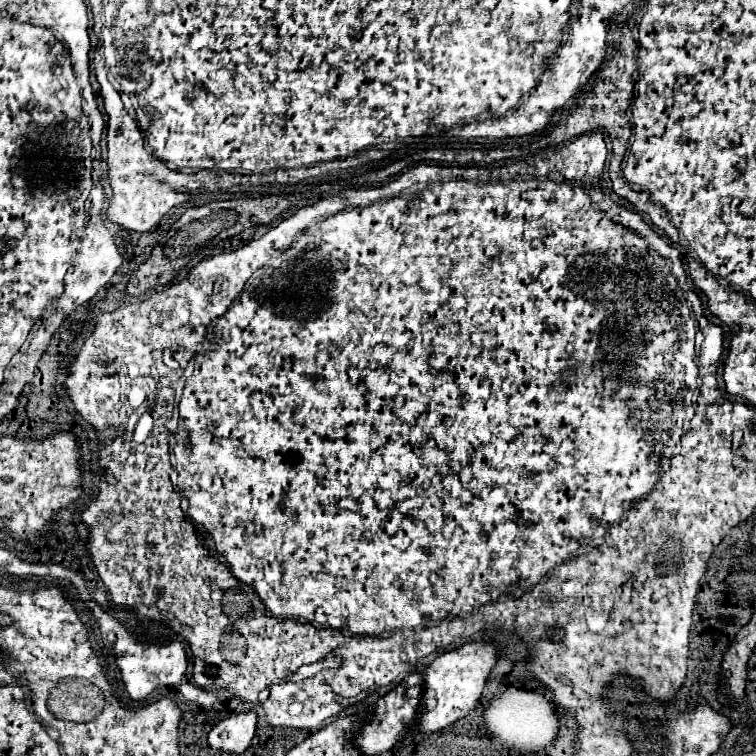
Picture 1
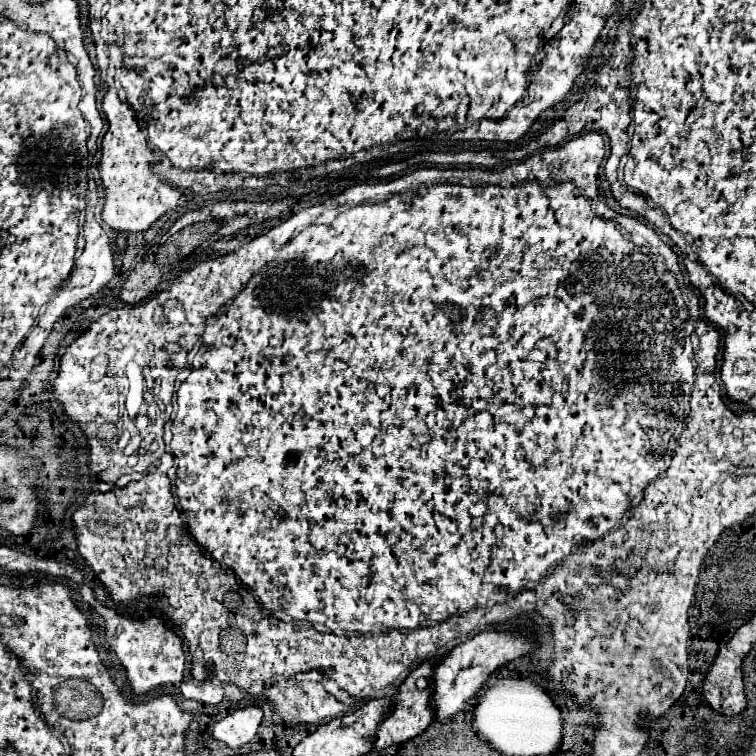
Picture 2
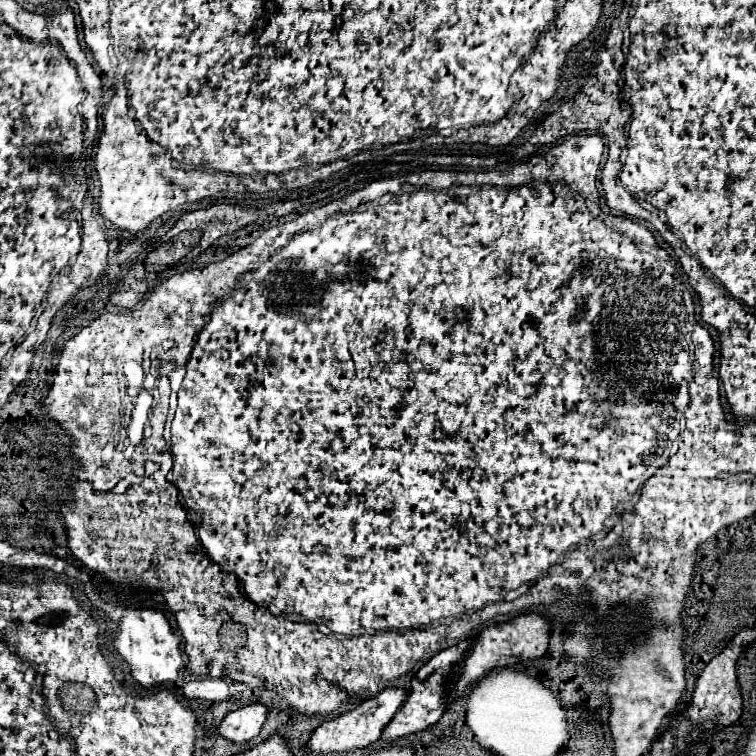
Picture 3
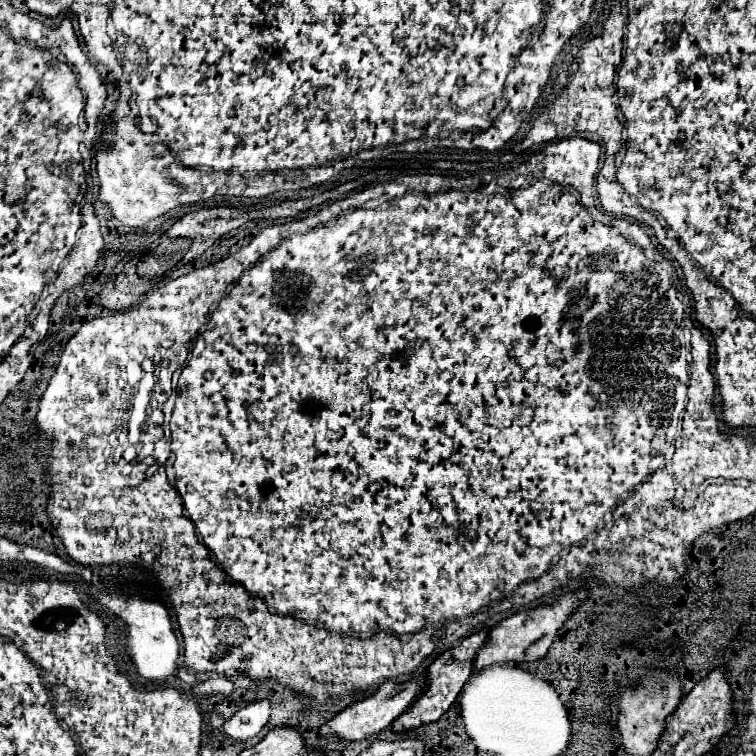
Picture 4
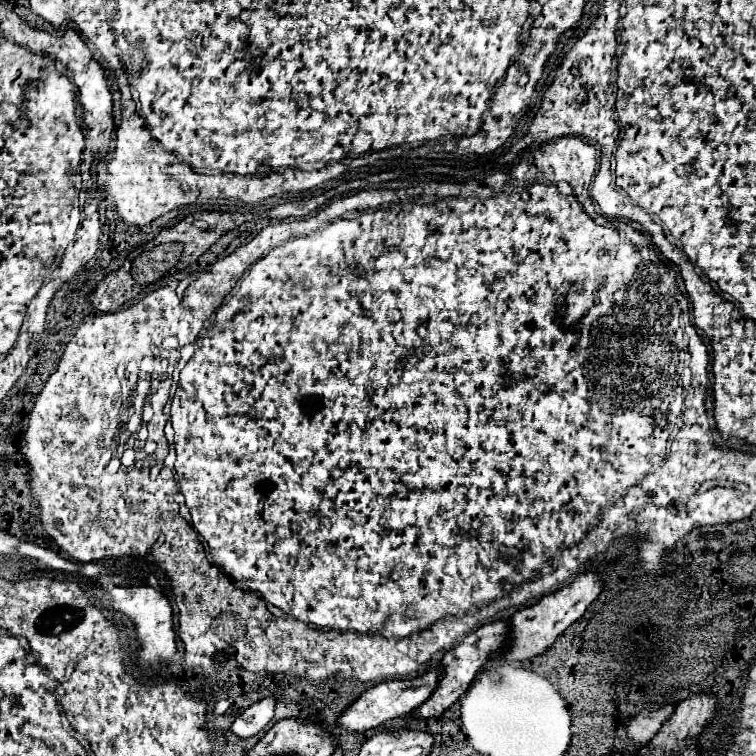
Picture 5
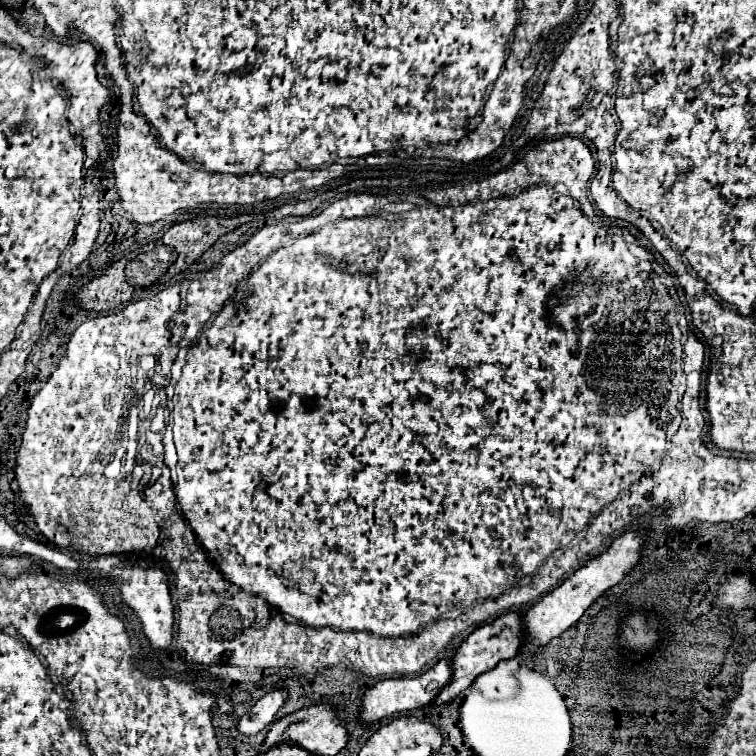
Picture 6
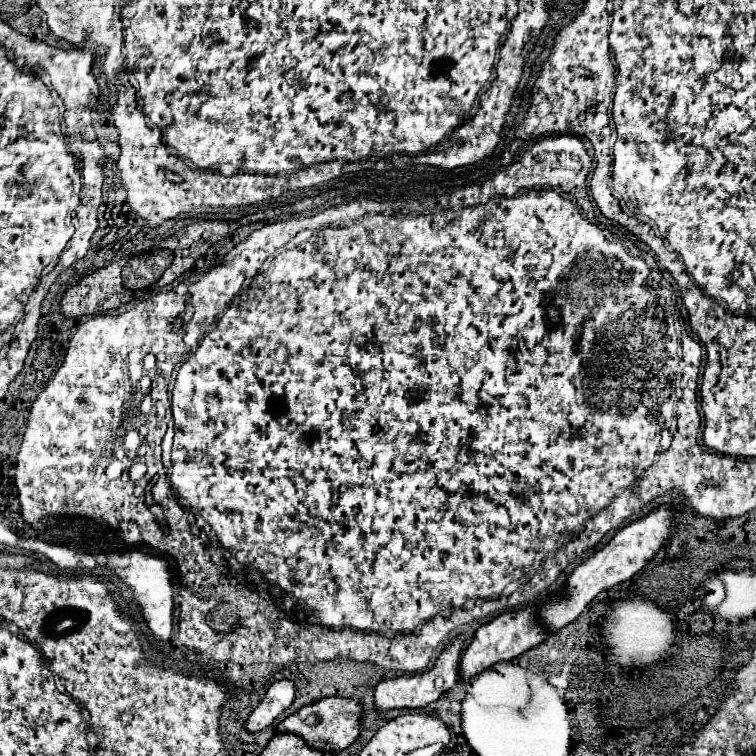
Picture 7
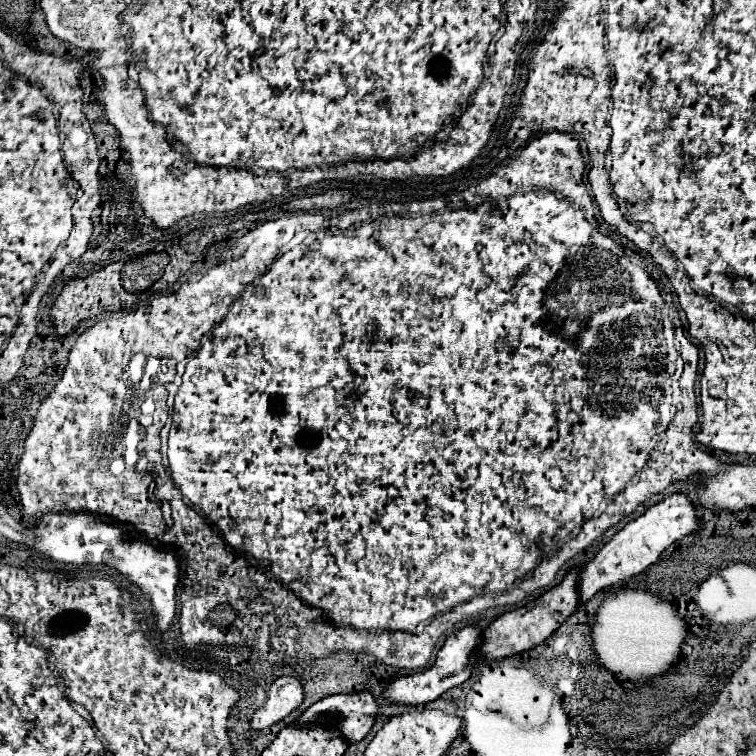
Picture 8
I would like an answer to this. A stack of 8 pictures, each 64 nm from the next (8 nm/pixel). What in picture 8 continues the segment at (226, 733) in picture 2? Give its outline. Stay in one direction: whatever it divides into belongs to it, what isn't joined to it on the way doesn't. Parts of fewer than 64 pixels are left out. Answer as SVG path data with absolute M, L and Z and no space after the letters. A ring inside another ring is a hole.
M282 676L274 680L268 690L266 704L260 710L256 710L252 718L252 728L262 730L284 720L292 710L296 710L302 704L302 700L304 700L304 690L298 678Z

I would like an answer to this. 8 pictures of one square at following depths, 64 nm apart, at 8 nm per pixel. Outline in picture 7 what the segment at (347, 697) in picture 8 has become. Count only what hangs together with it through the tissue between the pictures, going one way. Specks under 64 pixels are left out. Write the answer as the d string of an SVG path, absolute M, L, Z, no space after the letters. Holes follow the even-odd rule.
M332 696L332 698L322 698L310 706L304 706L296 714L288 716L276 728L276 732L292 732L292 734L304 736L304 740L308 740L308 744L312 744L316 748L328 748L332 752L340 752L340 750L348 748L360 736L360 730L362 730L360 718L362 718L362 702L360 700Z

